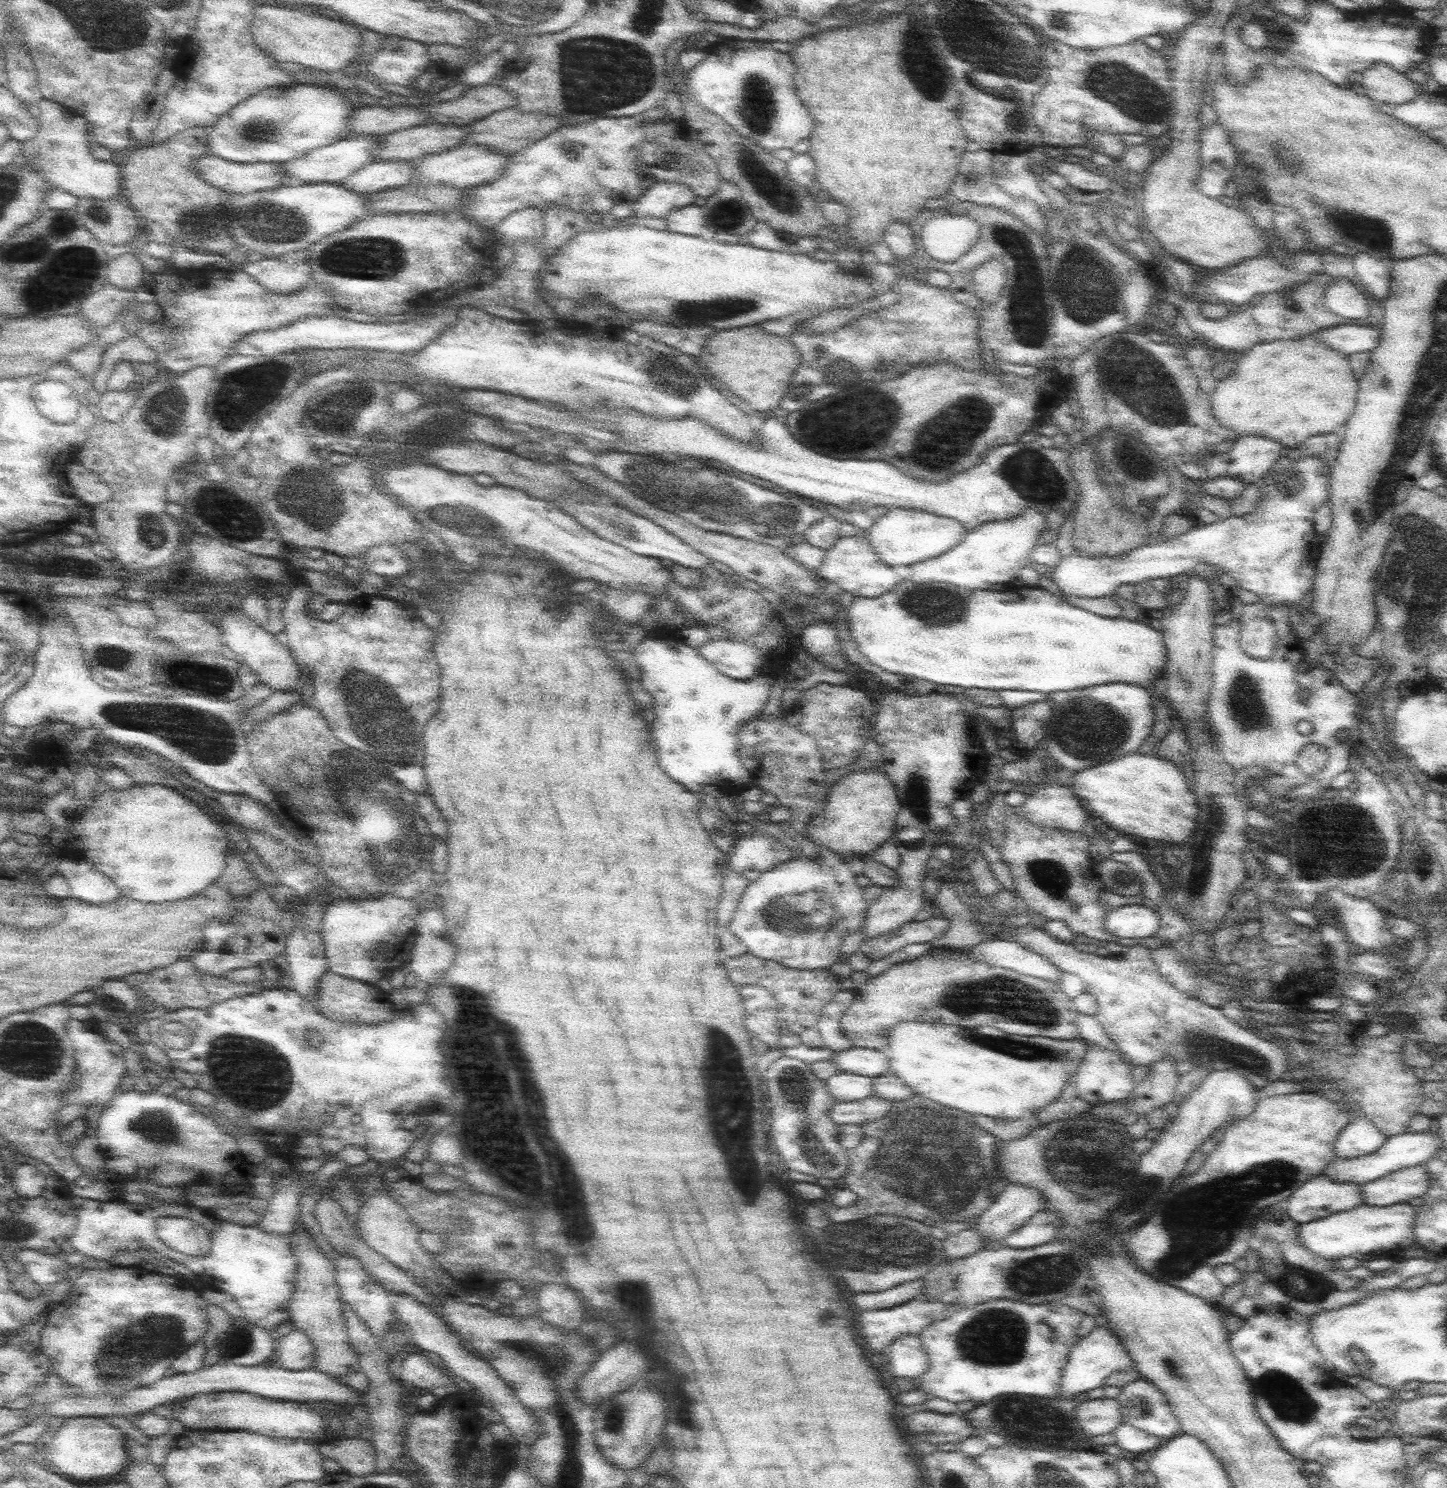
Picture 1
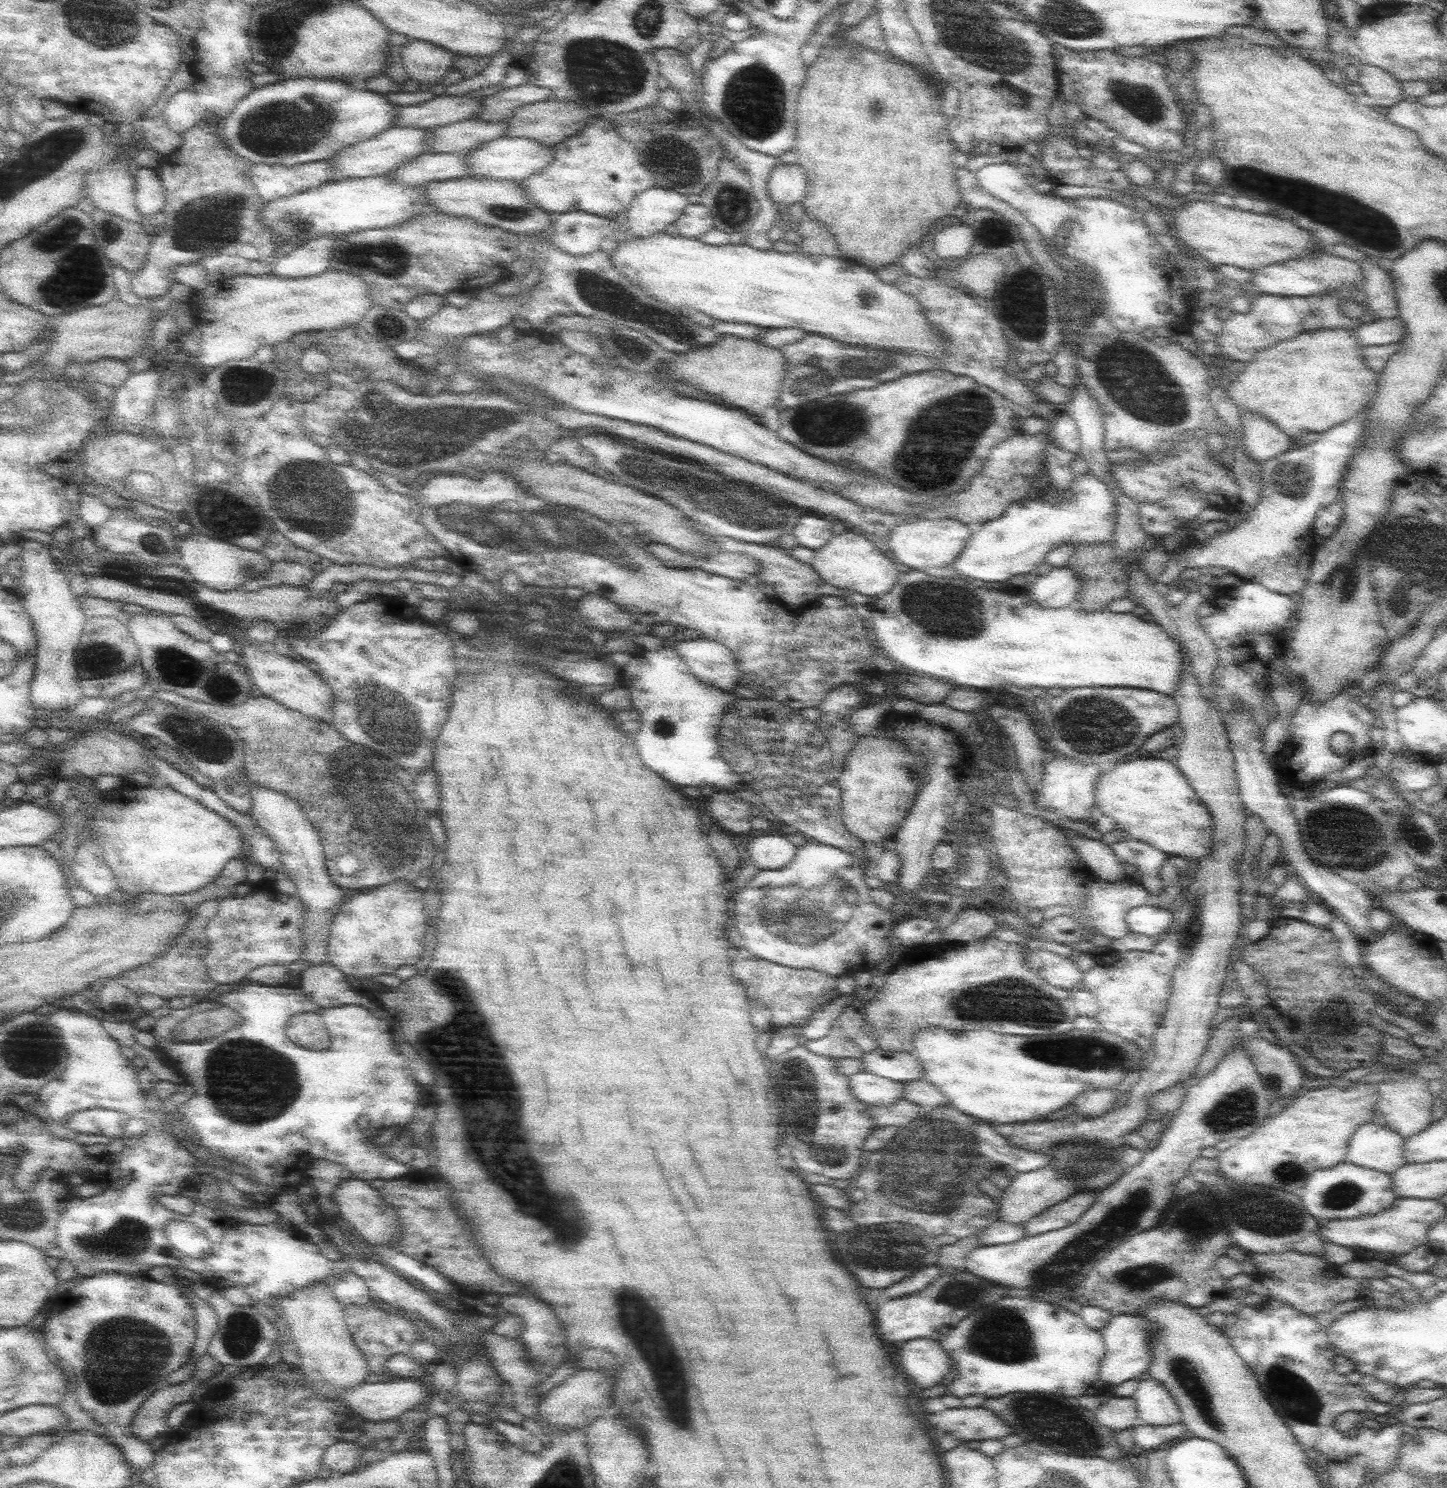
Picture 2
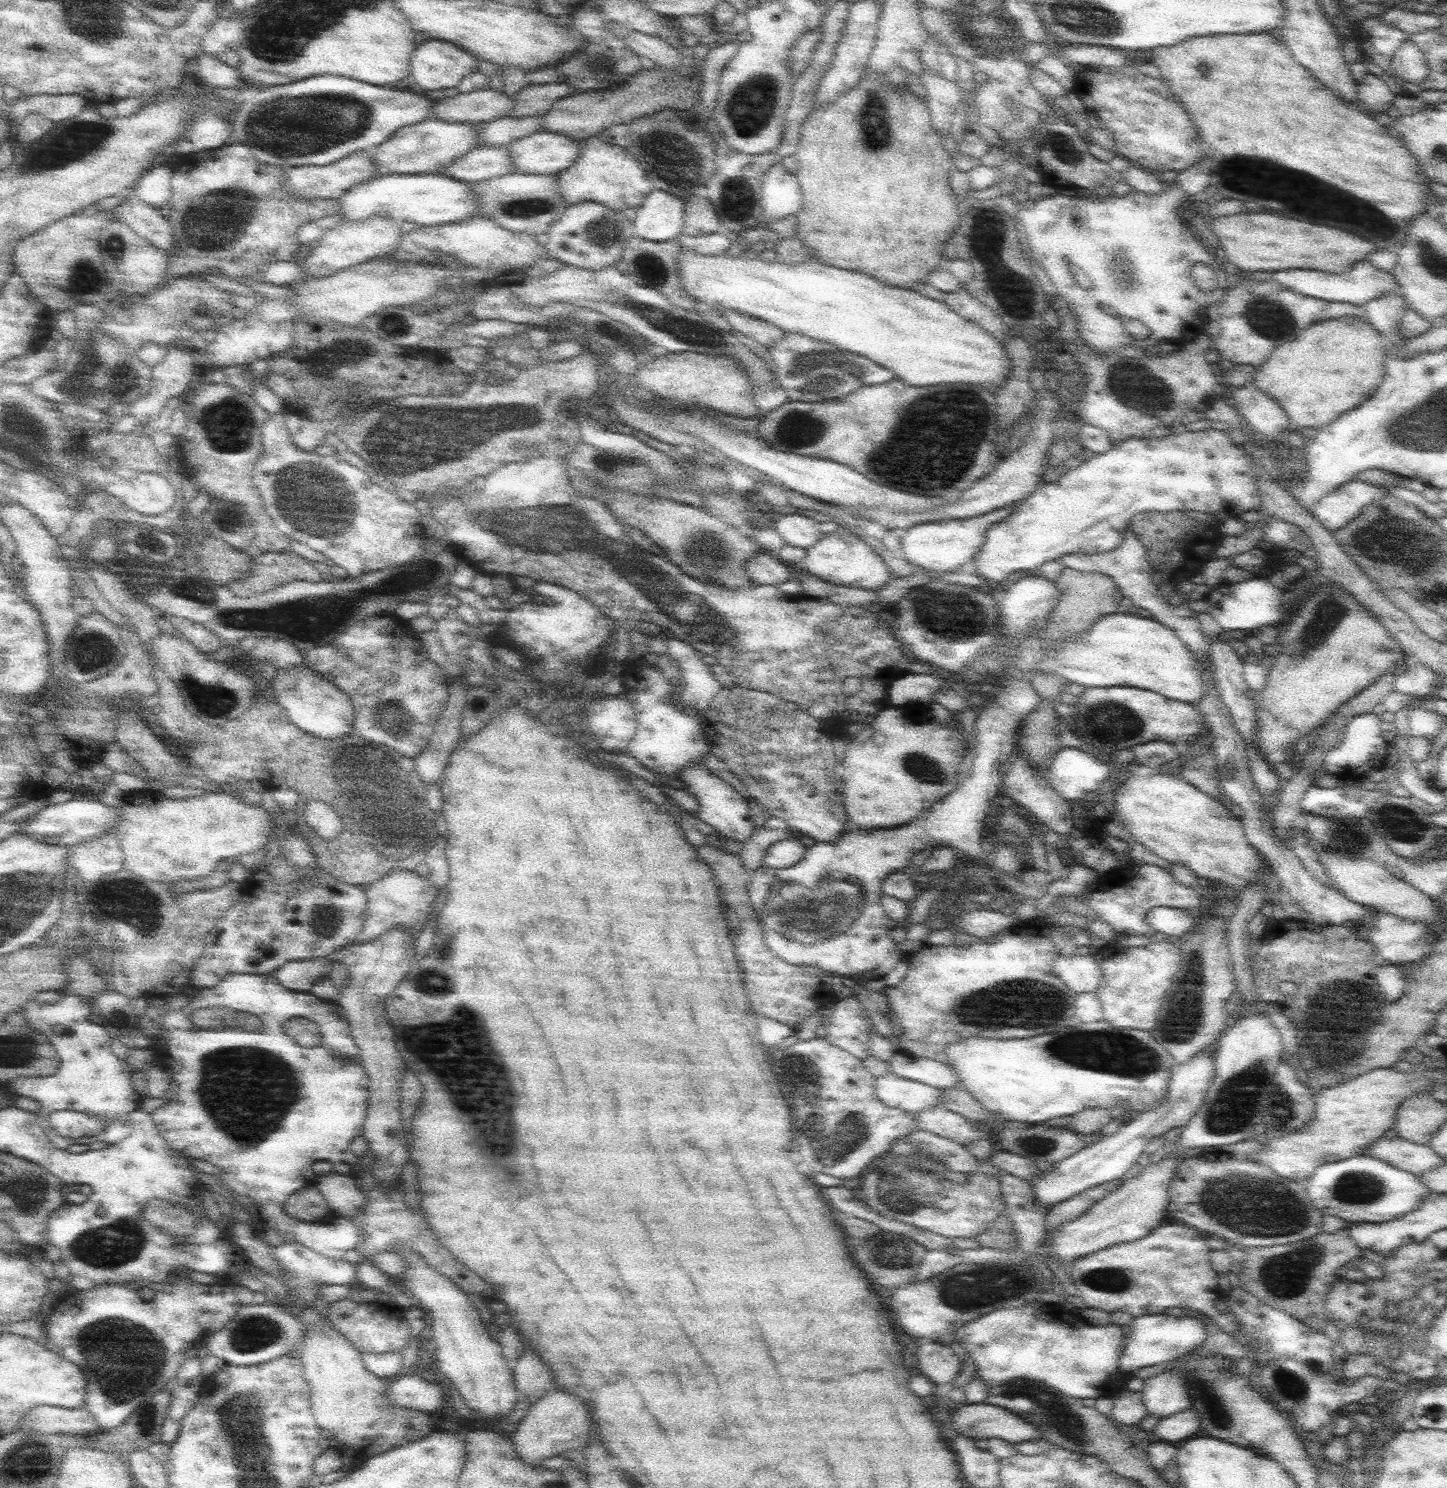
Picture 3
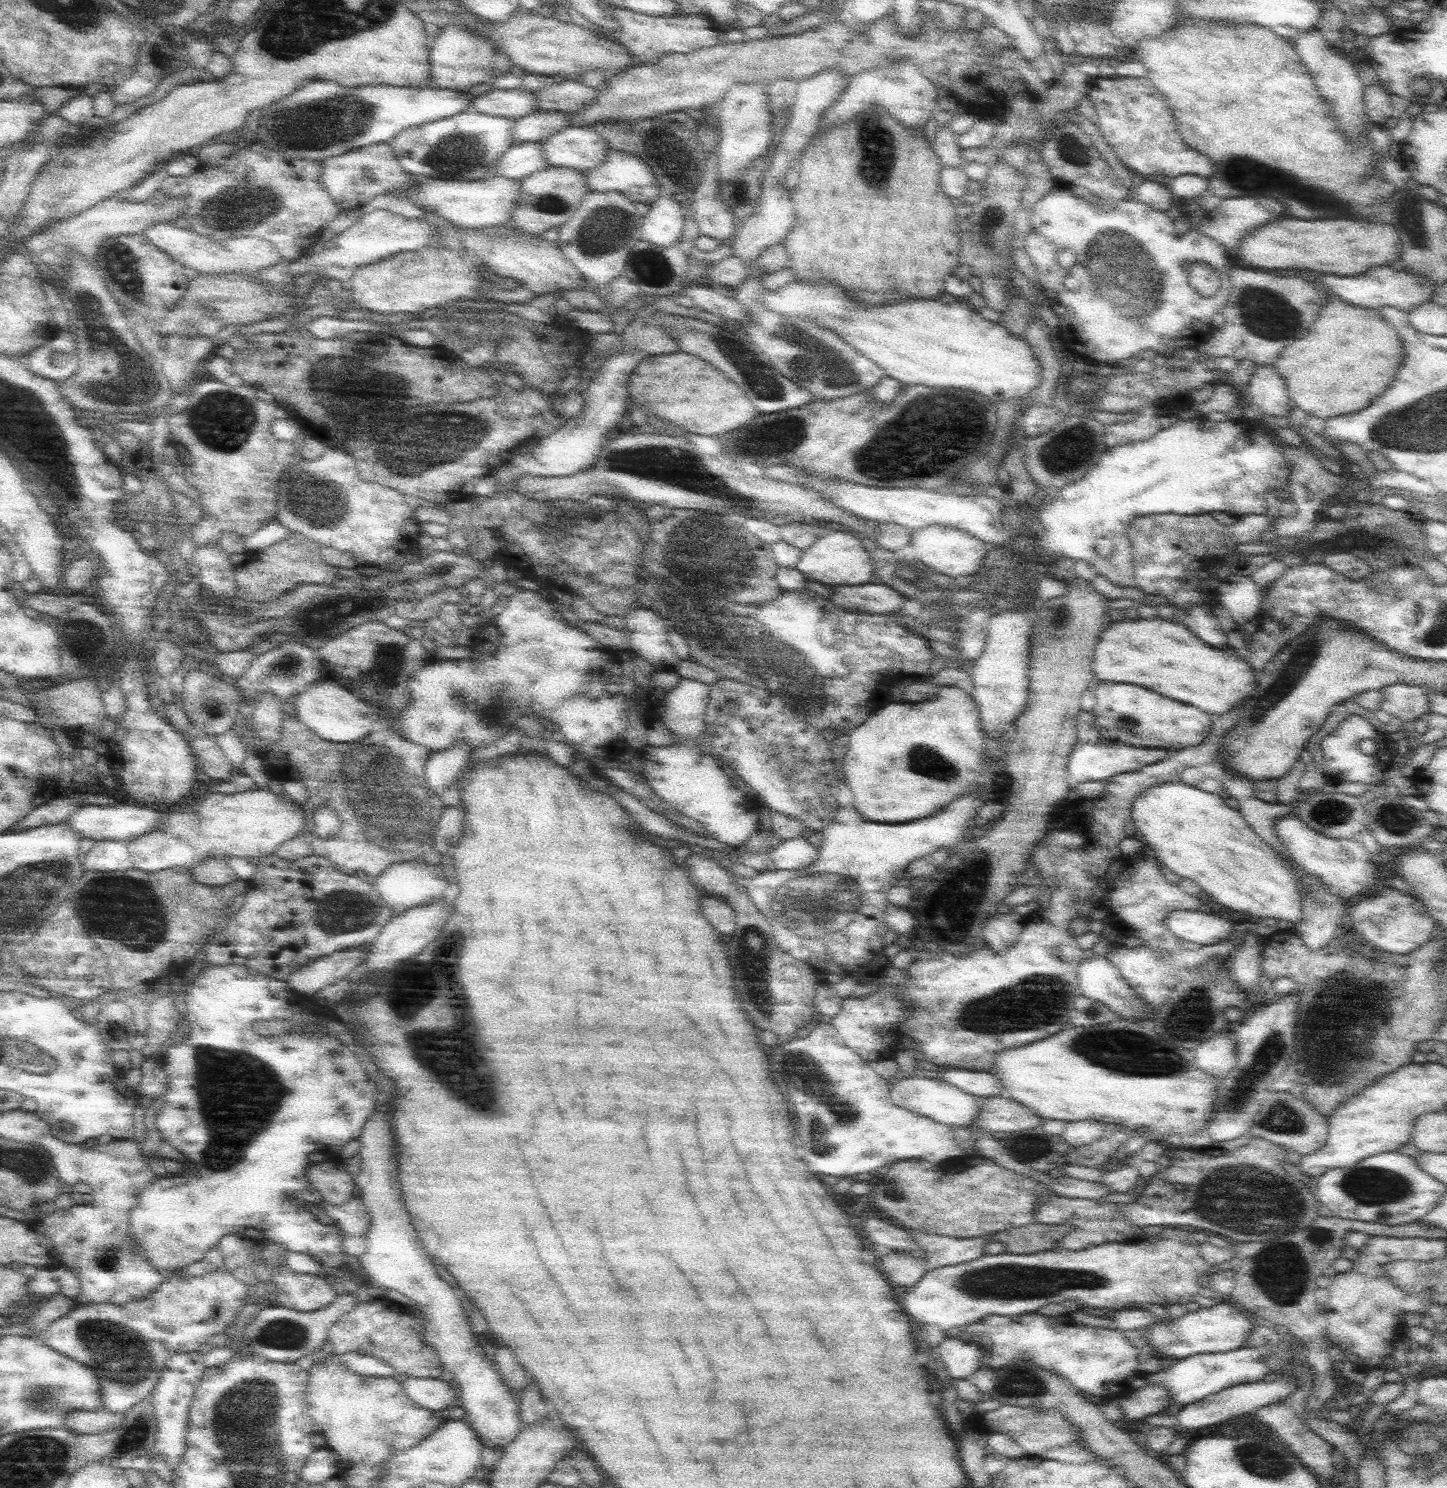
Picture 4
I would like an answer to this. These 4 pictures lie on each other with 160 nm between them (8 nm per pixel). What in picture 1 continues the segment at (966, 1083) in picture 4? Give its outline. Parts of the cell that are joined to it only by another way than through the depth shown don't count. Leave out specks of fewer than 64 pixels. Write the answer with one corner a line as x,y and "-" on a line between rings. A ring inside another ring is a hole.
852,1047
835,1052
832,1059
842,1073
854,1073
865,1077
876,1078
889,1073
889,1058
884,1052
874,1049

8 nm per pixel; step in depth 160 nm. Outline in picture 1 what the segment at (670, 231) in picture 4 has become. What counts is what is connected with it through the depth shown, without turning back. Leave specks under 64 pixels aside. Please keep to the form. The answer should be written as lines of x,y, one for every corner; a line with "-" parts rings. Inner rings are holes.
657,181
632,204
632,216
666,219
670,212
690,206
694,200
698,197
686,183

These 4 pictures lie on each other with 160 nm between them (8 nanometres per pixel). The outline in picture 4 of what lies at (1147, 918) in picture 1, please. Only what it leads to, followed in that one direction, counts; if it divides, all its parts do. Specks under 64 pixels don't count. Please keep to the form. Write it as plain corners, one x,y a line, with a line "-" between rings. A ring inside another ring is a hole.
1175,910
1169,914
1166,924
1179,939
1201,946
1215,945
1234,937
1238,925
1218,914
1204,914
1200,910

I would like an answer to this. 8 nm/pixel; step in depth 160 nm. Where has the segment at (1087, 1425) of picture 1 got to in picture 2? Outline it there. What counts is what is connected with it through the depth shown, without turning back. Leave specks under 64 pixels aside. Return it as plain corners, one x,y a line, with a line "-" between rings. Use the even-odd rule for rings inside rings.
1110,1397
1110,1400
1103,1403
1095,1413
1100,1424
1116,1433
1139,1423
1136,1403
1132,1397

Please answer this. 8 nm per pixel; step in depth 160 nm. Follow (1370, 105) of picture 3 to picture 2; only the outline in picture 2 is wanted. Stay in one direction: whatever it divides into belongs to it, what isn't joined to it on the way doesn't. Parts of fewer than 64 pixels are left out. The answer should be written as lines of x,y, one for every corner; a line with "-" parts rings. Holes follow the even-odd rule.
1364,64
1358,69
1358,73
1358,84
1362,86
1365,94
1376,100
1376,108
1387,109
1406,98
1401,81
1386,70

